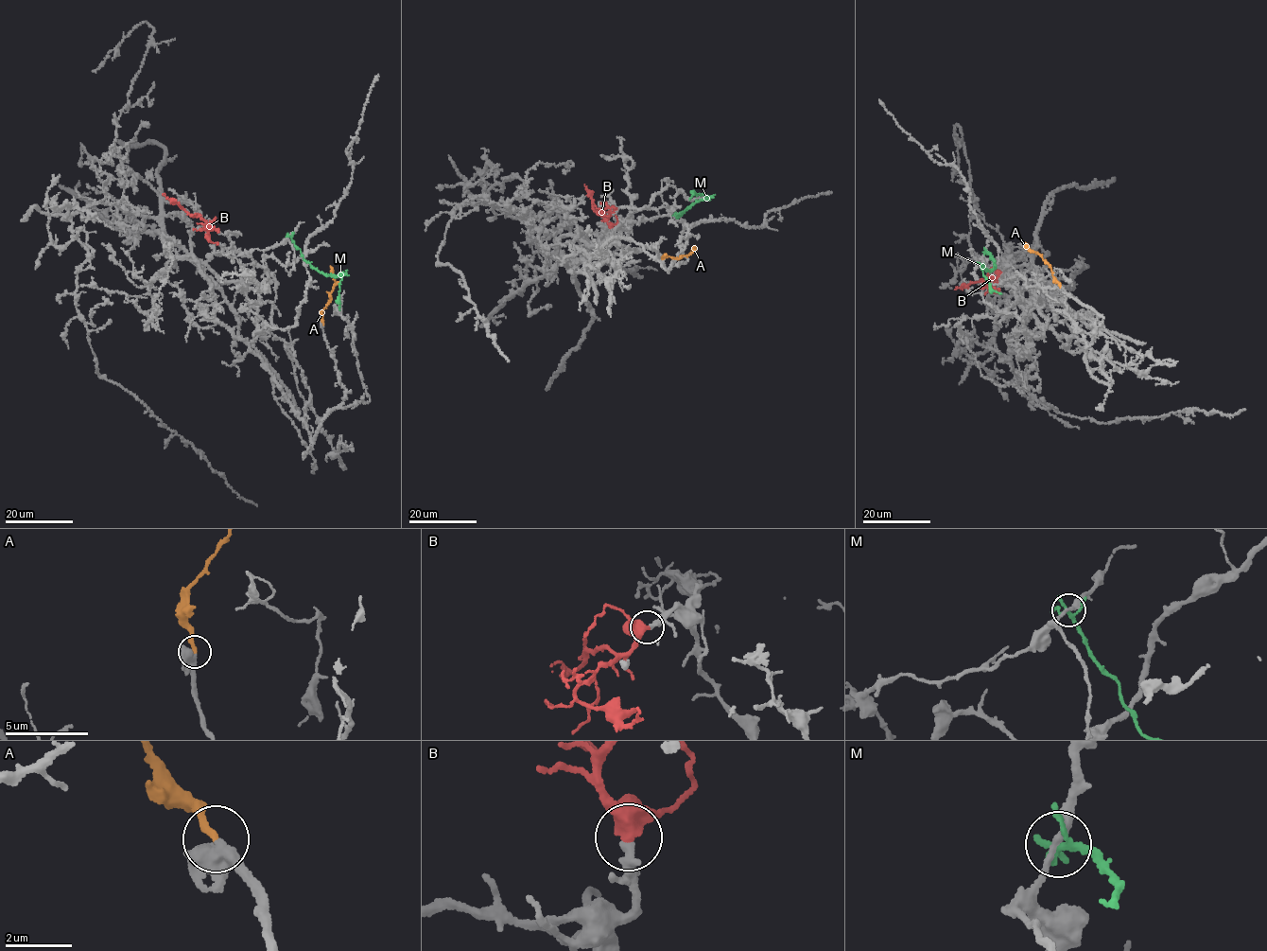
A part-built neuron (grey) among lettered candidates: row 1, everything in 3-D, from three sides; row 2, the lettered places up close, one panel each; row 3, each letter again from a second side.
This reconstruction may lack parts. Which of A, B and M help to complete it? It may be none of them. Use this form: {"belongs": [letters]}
{"belongs": ["A", "B"]}

